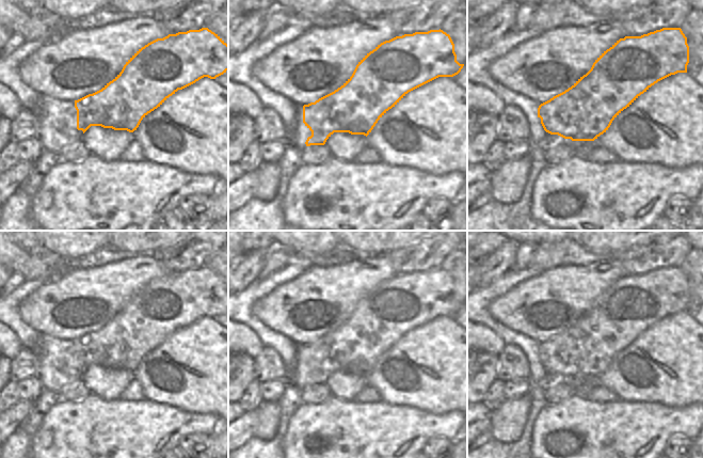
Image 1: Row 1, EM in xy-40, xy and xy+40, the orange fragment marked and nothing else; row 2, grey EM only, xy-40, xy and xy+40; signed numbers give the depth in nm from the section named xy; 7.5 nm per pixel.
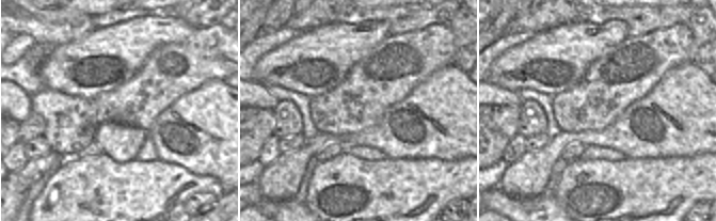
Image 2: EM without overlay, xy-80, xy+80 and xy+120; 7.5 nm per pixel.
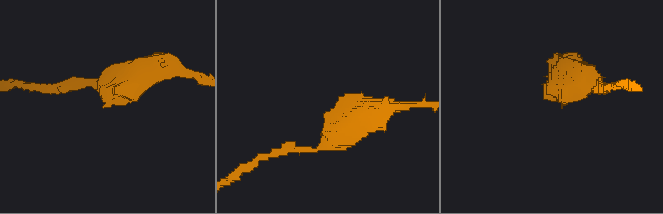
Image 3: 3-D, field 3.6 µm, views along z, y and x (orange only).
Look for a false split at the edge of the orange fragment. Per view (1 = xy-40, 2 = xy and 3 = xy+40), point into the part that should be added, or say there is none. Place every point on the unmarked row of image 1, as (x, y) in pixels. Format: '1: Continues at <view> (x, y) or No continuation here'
1: No continuation here
2: No continuation here
3: No continuation here.

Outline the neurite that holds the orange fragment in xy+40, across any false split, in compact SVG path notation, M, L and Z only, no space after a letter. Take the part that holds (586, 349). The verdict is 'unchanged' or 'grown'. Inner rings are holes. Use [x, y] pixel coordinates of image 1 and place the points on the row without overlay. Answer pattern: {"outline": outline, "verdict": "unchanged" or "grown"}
{"outline": "M662 267L641 275L625 275L604 290L593 302L591 309L571 327L541 343L538 357L544 369L572 380L594 380L606 372L612 360L641 333L658 320L677 312L687 312L689 285L681 267Z", "verdict": "unchanged"}

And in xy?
{"outline": "M441 268L404 273L381 282L358 301L352 315L340 327L315 342L303 345L303 362L311 370L311 375L305 381L306 385L324 384L334 372L367 376L378 360L409 331L438 316L453 316L461 311L463 305L464 303L457 300L454 283L450 274Z", "verdict": "unchanged"}

